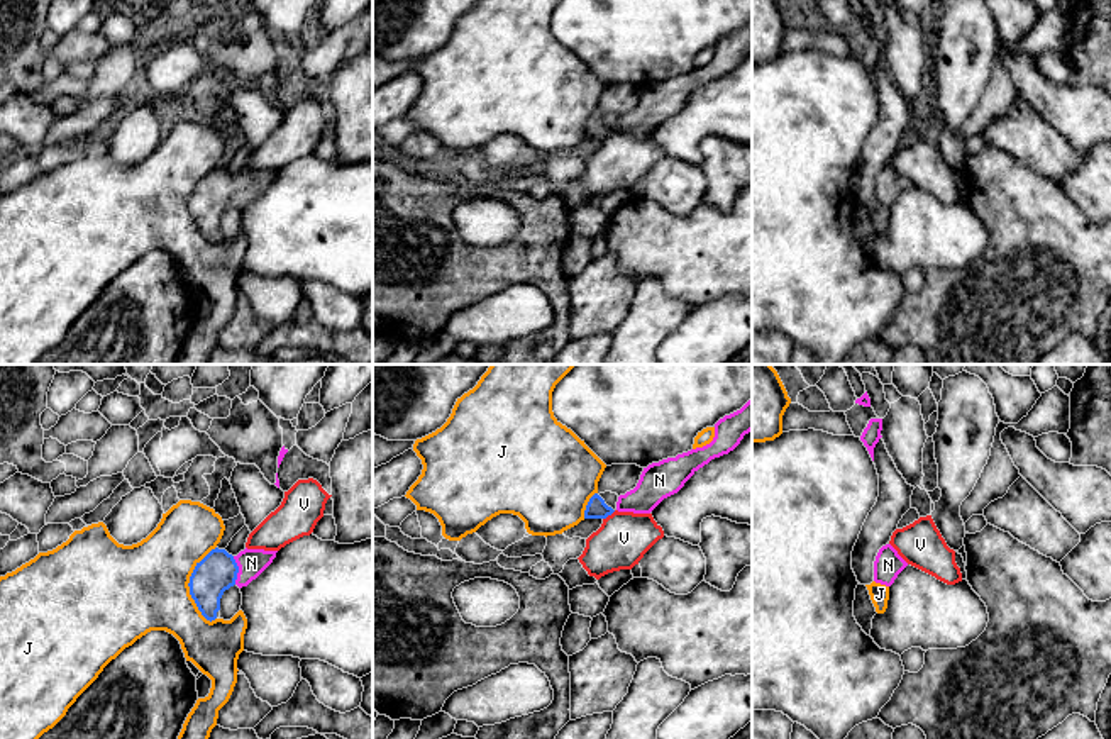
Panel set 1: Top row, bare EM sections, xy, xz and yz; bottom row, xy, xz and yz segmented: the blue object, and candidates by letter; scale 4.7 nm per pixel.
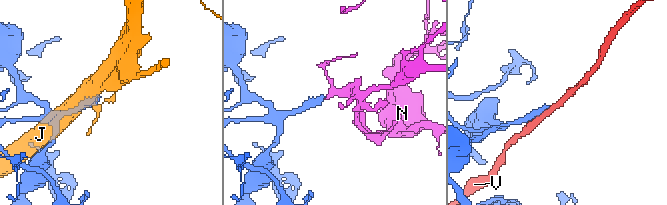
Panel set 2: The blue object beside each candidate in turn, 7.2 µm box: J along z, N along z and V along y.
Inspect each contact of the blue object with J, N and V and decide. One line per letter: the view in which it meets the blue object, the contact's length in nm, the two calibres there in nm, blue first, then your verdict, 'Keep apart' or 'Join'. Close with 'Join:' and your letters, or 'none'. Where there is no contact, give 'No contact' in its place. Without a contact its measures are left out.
J: Touches blue in xy. Shared border 360 nm. Thickness 190 nm (blue) against 420 nm. Keep apart
N: Touches blue in xy. Shared border 140 nm. Thickness 190 nm (blue) against 130 nm. Join
V: Touches blue in xz. Shared border 80 nm. Thickness 100 nm (blue) against 240 nm. Keep apart
Join: N

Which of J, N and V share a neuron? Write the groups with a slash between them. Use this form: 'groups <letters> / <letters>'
groups J / N / V

